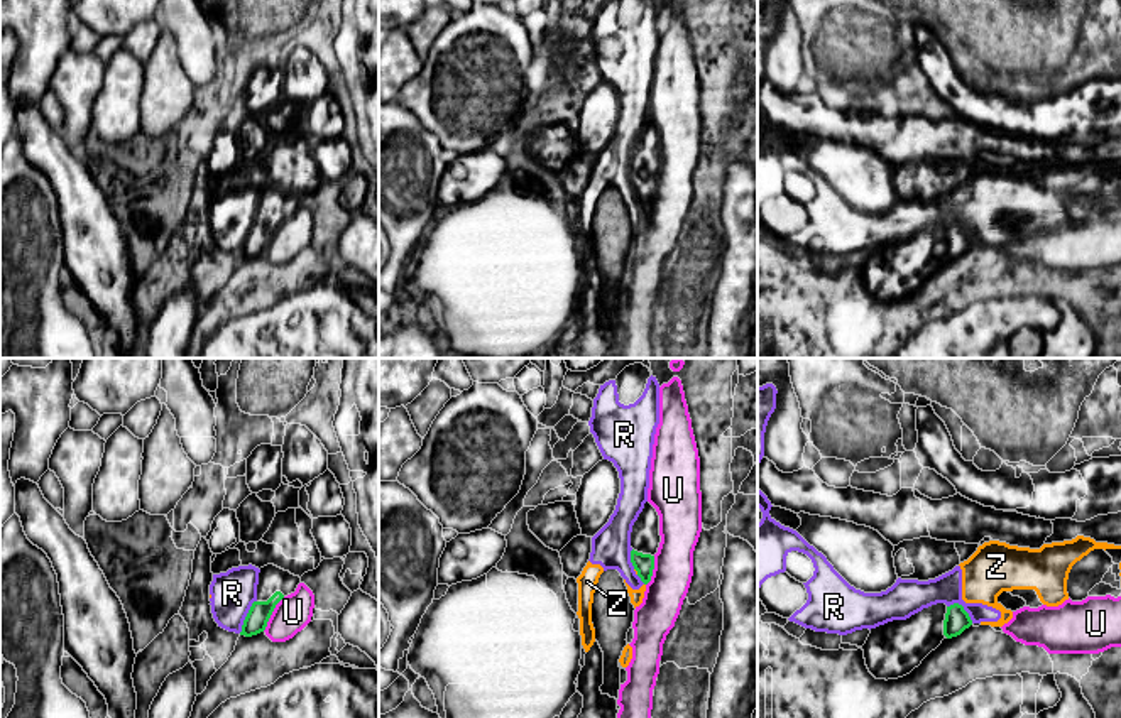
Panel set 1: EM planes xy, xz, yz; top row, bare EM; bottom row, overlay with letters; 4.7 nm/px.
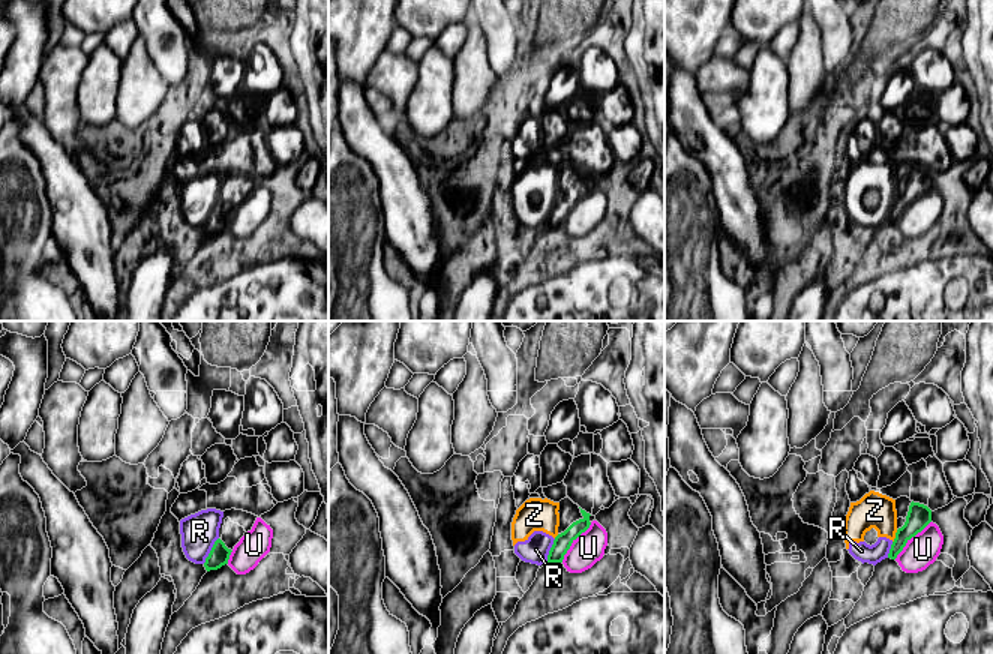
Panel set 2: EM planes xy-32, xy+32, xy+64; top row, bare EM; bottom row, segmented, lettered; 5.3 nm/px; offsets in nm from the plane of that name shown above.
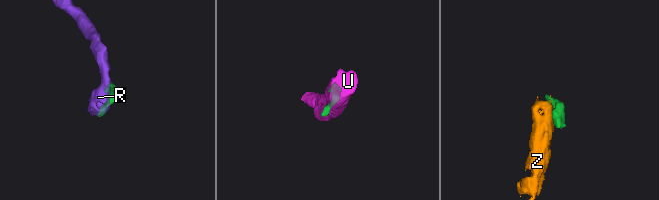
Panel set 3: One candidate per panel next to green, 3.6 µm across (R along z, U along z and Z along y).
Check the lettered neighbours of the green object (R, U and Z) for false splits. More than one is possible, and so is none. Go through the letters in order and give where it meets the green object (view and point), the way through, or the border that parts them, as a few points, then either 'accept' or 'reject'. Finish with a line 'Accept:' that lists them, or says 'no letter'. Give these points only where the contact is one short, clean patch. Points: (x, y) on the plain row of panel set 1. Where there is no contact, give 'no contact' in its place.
R: xy (246, 239) | along xy (256, 222), (239, 254) | reject
U: xy (271, 235) | along xy (284, 218), (262, 252) | reject
Z: xz (636, 191) | reject
Accept: no letter

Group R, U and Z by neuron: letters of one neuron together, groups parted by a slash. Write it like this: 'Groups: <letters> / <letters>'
Groups: R Z / U

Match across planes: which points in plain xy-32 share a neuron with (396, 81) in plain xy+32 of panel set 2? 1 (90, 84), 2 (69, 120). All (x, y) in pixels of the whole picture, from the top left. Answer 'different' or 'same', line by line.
1: different
2: same

